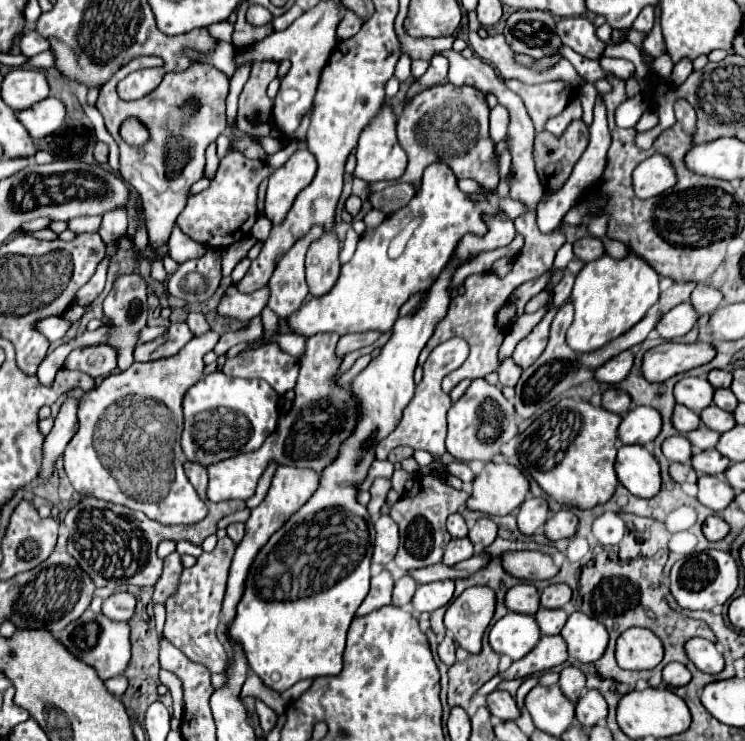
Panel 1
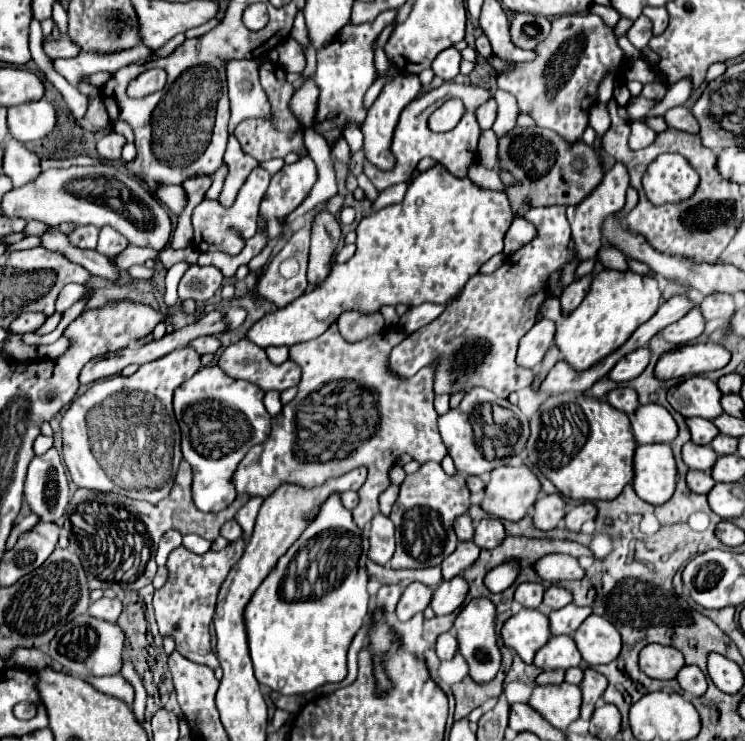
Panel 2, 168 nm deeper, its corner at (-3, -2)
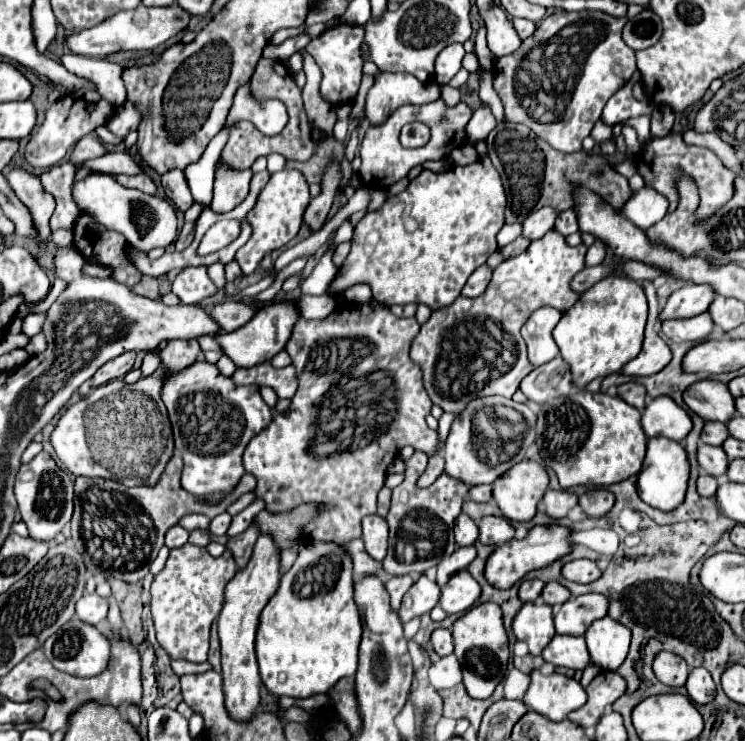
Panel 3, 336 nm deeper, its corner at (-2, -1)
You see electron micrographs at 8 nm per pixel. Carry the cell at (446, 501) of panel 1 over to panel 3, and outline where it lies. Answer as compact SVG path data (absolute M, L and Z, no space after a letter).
M414 451L410 459L404 461L406 465L406 479L402 485L392 489L392 507L386 517L390 525L390 539L388 539L388 553L382 561L382 569L388 575L404 575L404 573L424 573L426 569L438 565L444 557L448 557L456 549L454 541L454 521L462 511L464 495L468 487L442 473L434 485L428 489L418 489L416 481L424 473L428 463L428 455L422 451Z

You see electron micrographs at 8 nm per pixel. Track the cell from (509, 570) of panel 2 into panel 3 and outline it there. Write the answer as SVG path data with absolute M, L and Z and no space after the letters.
M534 525L528 535L524 539L510 539L504 545L496 547L488 561L486 561L486 581L492 587L498 589L510 589L514 583L518 583L528 571L546 567L562 557L566 557L568 553L572 553L572 529L564 527L564 525Z

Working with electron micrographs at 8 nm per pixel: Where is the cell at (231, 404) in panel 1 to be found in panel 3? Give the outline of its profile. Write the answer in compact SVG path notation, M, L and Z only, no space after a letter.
M196 361L166 377L166 385L162 385L162 401L172 423L174 445L184 459L182 487L196 497L214 503L220 501L246 473L242 453L248 441L272 421L272 411L264 403L260 387L236 385L232 379L224 377L216 365Z

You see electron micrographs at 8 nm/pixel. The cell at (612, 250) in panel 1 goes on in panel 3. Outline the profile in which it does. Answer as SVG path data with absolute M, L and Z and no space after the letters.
M642 283L649 311L644 333L644 347L636 359L632 359L622 373L624 375L634 375L634 377L646 377L646 375L656 375L660 369L664 369L672 361L670 347L664 343L664 339L656 333L658 301L656 301L656 287L652 283Z

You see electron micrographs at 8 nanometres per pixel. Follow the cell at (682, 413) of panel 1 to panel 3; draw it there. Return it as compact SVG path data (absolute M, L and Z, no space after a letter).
M708 421L704 425L704 431L702 431L702 441L708 443L708 445L722 445L728 437L728 427L724 423L714 423L714 421Z

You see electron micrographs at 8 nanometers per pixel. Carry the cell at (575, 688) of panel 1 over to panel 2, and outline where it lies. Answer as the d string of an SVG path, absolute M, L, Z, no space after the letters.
M587 668L583 672L583 680L579 684L581 688L581 694L583 694L583 704L581 704L581 718L589 720L589 716L593 714L595 710L595 704L597 700L601 698L603 690L607 688L607 678L599 672L595 672L593 668Z

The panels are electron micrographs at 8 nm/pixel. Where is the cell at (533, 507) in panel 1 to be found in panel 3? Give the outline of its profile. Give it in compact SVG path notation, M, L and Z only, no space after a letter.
M546 491L544 499L542 499L544 507L546 507L546 513L552 517L552 519L562 519L568 515L568 511L578 505L578 495L572 493L572 491Z

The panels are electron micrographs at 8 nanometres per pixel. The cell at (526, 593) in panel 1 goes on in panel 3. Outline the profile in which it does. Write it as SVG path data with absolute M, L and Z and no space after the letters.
M532 579L532 581L522 581L520 585L520 591L518 591L518 597L526 603L526 601L536 601L542 593L542 587L544 583L540 579Z

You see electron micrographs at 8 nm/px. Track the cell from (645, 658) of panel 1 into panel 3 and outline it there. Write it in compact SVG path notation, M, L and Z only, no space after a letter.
M662 651L656 655L654 659L654 673L658 677L658 681L662 681L664 685L670 687L682 687L688 679L688 665L682 657Z

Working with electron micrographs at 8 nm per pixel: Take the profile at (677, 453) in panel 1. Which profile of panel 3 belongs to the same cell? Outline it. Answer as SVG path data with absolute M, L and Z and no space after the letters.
M706 443L698 445L698 463L712 477L724 477L728 469L728 457L722 447L710 447Z

